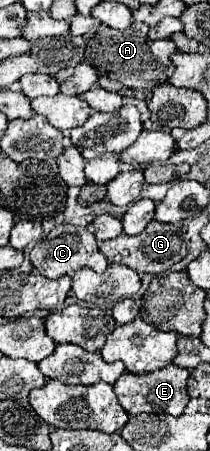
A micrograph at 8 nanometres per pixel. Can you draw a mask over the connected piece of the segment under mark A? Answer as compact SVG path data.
M138 22L130 24L126 30L114 30L100 24L100 30L96 30L96 34L92 34L92 38L86 40L86 60L100 74L106 74L110 80L122 82L126 88L134 88L134 90L154 88L166 82L168 74L172 74L170 56L172 52L176 52L176 46L172 40L152 42L146 34L148 34L148 26Z

